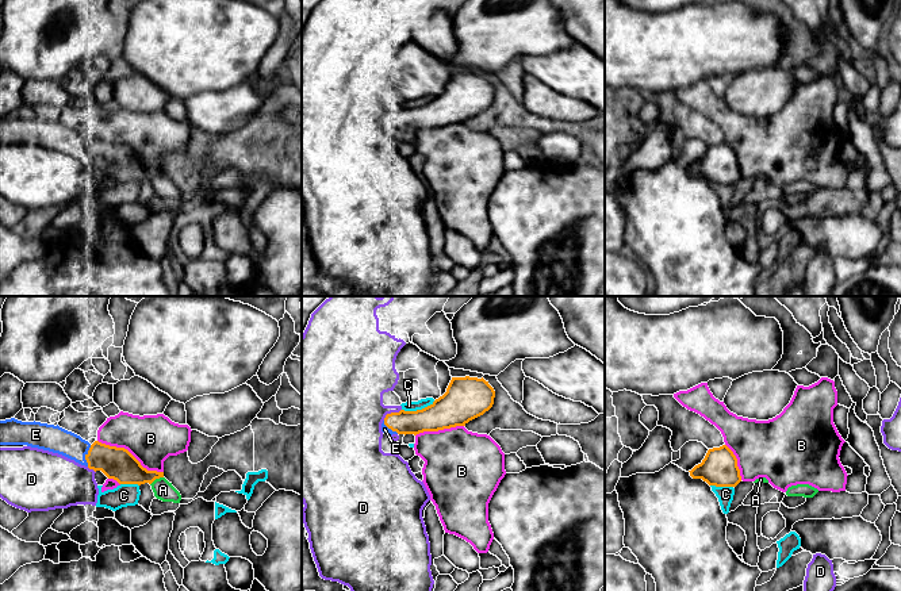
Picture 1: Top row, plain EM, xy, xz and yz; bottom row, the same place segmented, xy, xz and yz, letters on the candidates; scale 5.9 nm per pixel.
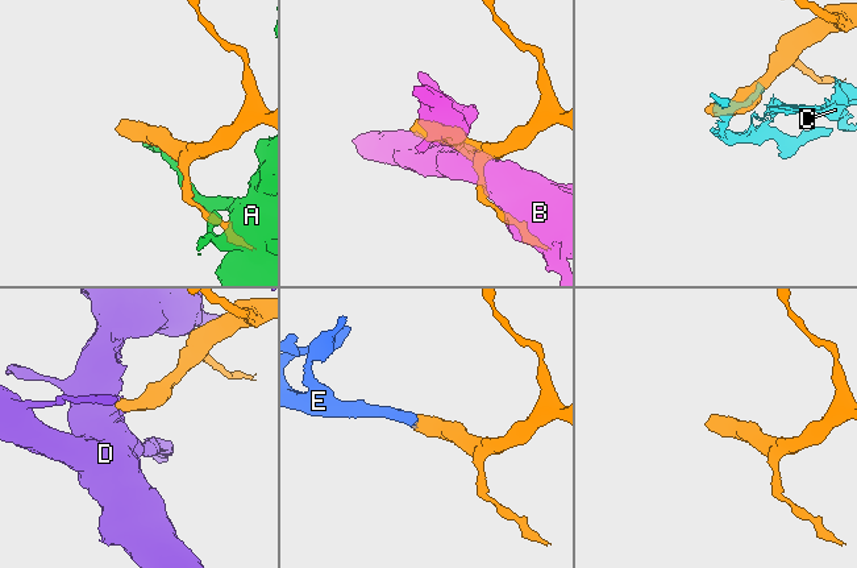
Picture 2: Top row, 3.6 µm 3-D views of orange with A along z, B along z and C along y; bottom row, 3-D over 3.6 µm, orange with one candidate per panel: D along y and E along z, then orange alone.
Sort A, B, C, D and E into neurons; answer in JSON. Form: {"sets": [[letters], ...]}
{"sets": [["A"], ["B"], ["C", "E"], ["D"]]}

